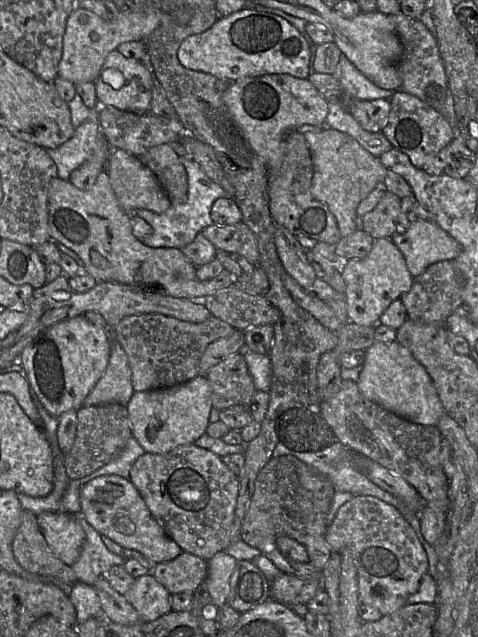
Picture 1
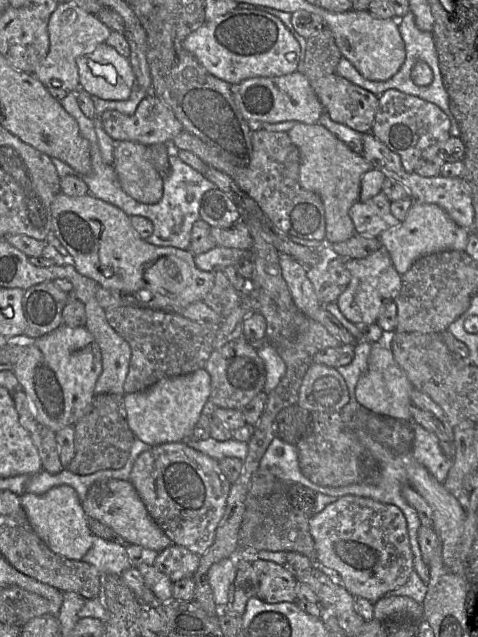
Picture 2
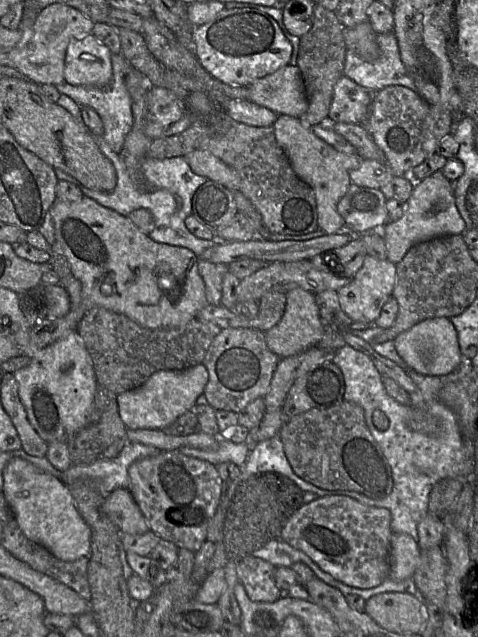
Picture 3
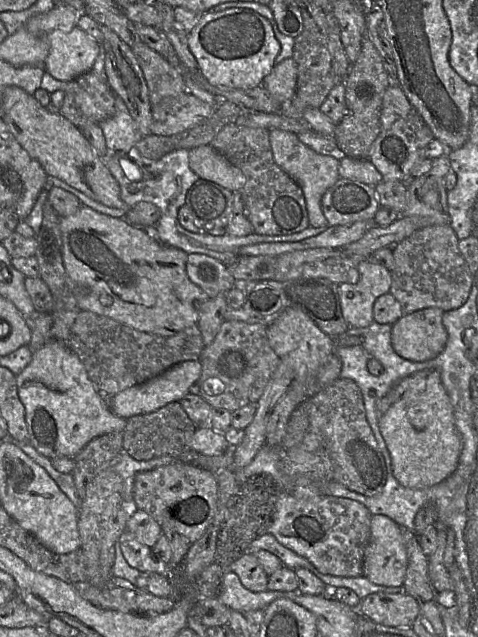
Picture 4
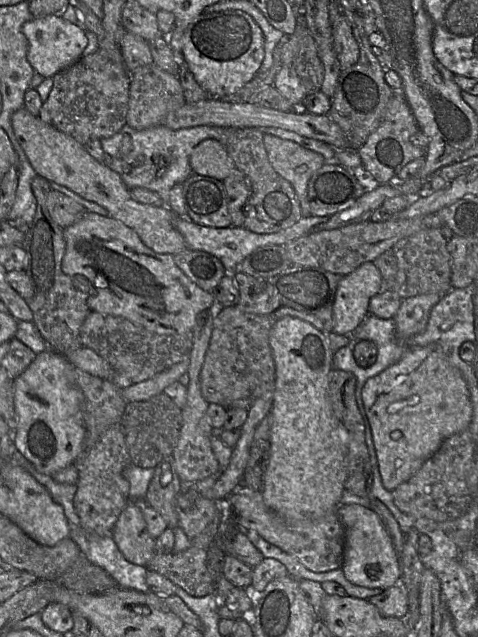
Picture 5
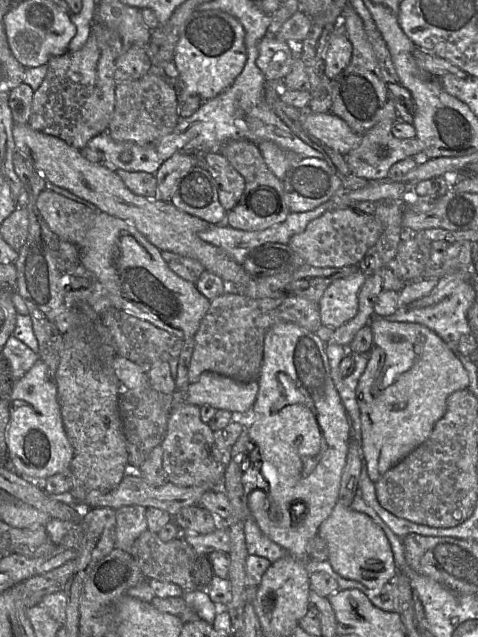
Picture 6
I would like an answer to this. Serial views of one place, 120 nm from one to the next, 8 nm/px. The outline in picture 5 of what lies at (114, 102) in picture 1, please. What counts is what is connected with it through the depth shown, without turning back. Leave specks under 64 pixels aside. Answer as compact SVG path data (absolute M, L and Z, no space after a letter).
M58 14L34 17L23 24L22 32L28 42L27 60L34 71L44 78L52 78L76 63L84 55L88 44L85 32Z

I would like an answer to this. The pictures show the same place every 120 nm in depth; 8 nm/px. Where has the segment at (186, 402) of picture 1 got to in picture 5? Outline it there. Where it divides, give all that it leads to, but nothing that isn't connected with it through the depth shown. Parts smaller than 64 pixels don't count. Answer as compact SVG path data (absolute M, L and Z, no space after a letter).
M184 359L145 381L123 389L122 396L127 403L148 400L157 394L163 393L164 389L170 384L178 382L180 377L187 373L188 367L189 359Z

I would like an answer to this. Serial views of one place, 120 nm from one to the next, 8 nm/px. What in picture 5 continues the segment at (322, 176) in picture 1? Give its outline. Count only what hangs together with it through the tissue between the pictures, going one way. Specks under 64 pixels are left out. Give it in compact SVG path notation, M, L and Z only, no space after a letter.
M264 134L263 143L274 170L292 185L302 216L312 216L308 200L308 182L314 172L327 163L326 159L296 142L271 134Z

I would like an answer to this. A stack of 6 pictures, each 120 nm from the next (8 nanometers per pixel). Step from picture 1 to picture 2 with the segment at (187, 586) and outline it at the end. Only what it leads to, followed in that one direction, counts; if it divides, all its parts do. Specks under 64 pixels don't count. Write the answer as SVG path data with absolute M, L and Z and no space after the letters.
M172 544L158 553L155 566L174 583L183 578L194 577L200 557L183 546Z

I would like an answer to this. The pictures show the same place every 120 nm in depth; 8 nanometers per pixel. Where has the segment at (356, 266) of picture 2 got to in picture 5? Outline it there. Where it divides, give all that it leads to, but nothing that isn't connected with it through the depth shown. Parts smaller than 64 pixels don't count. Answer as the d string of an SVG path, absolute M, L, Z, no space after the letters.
M374 262L361 264L338 283L333 304L333 332L350 335L368 316L370 299L384 288Z

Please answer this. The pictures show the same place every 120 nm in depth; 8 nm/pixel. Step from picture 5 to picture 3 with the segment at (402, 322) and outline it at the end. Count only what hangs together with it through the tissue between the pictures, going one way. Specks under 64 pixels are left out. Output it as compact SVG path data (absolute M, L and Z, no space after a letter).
M438 317L423 320L400 333L394 340L398 355L416 372L423 375L444 376L453 371L461 362L458 335L449 318Z

